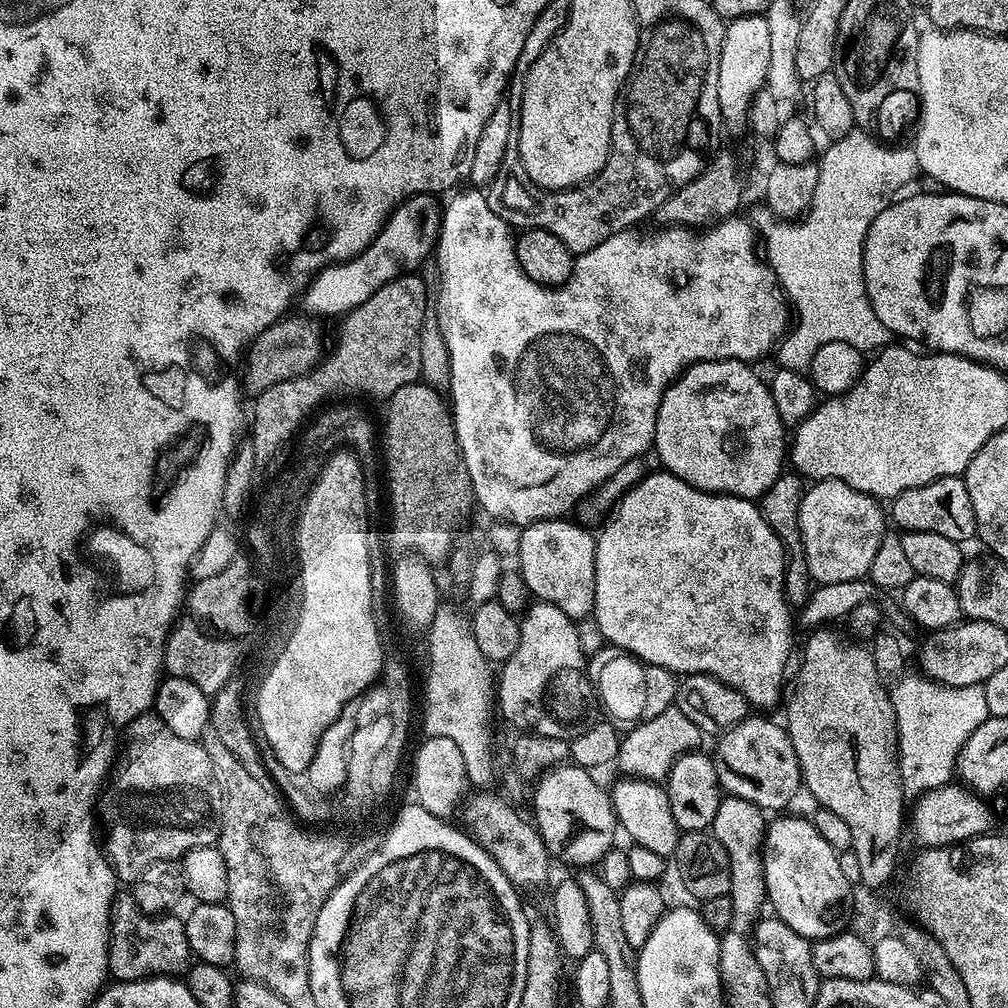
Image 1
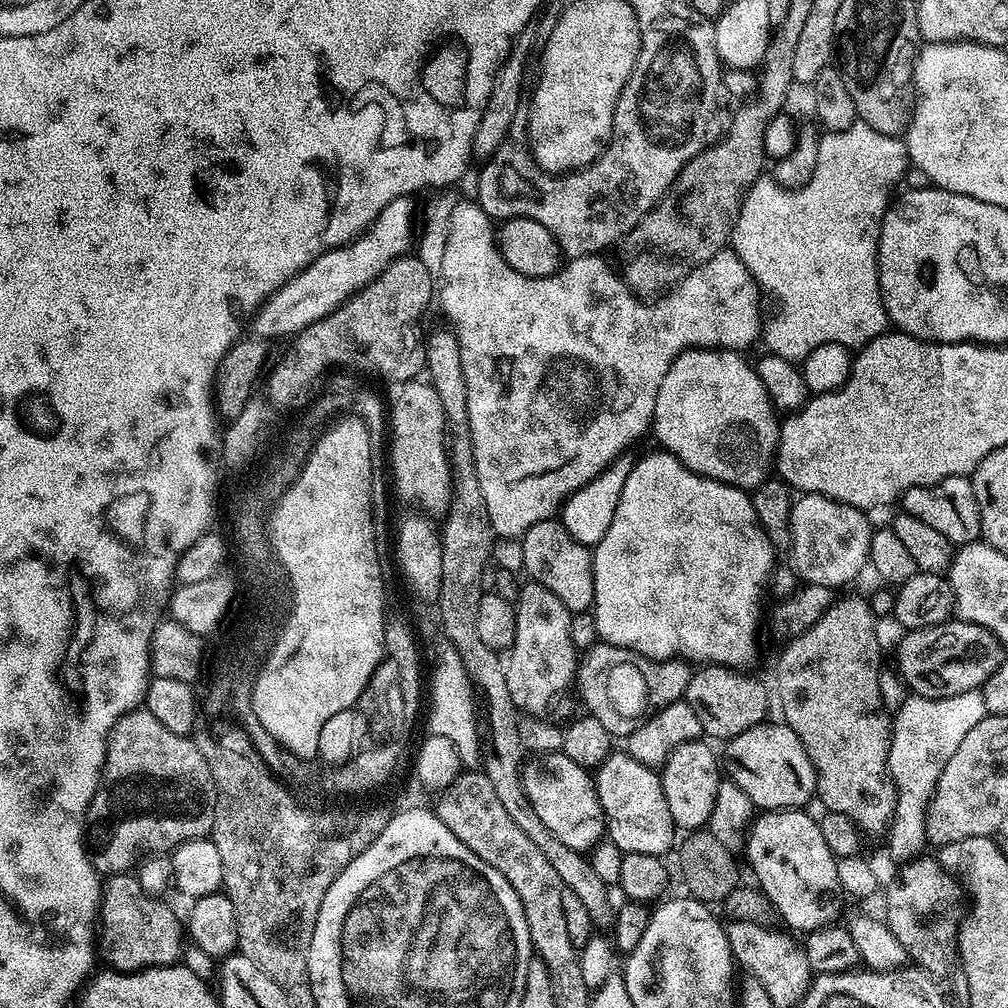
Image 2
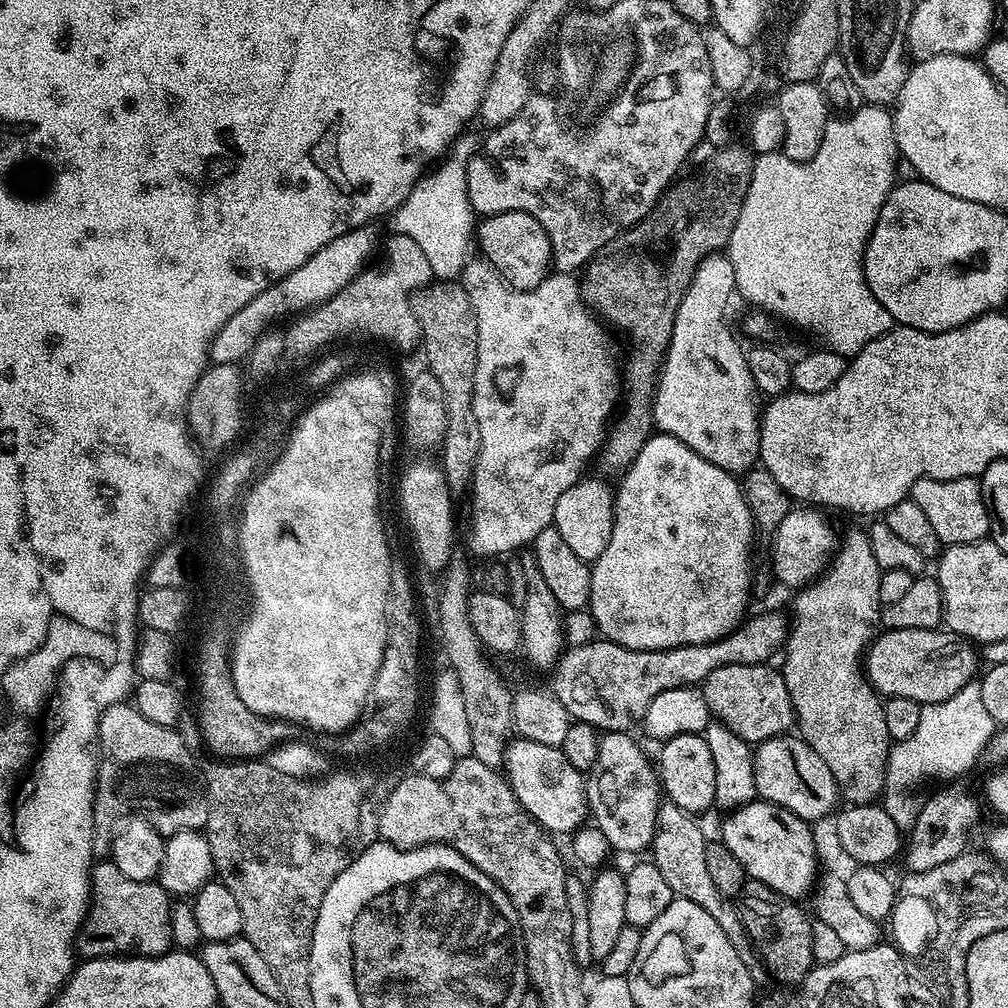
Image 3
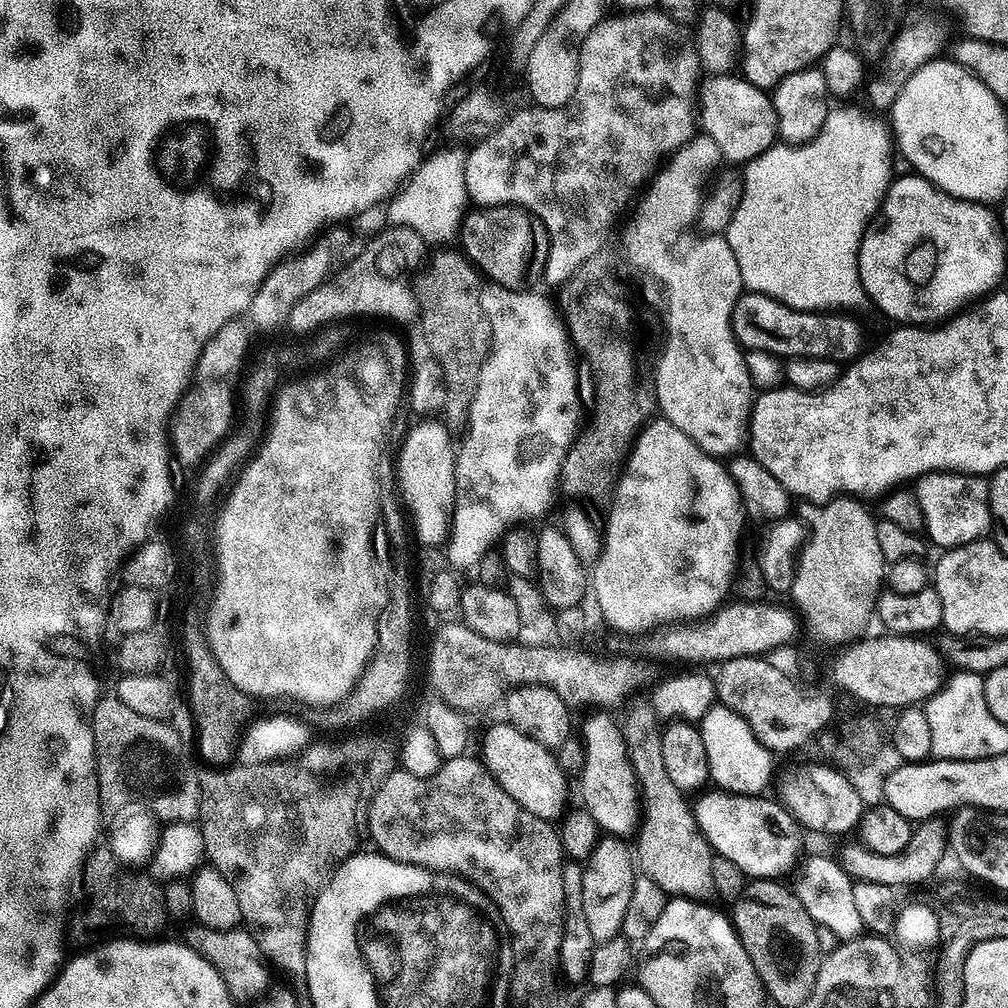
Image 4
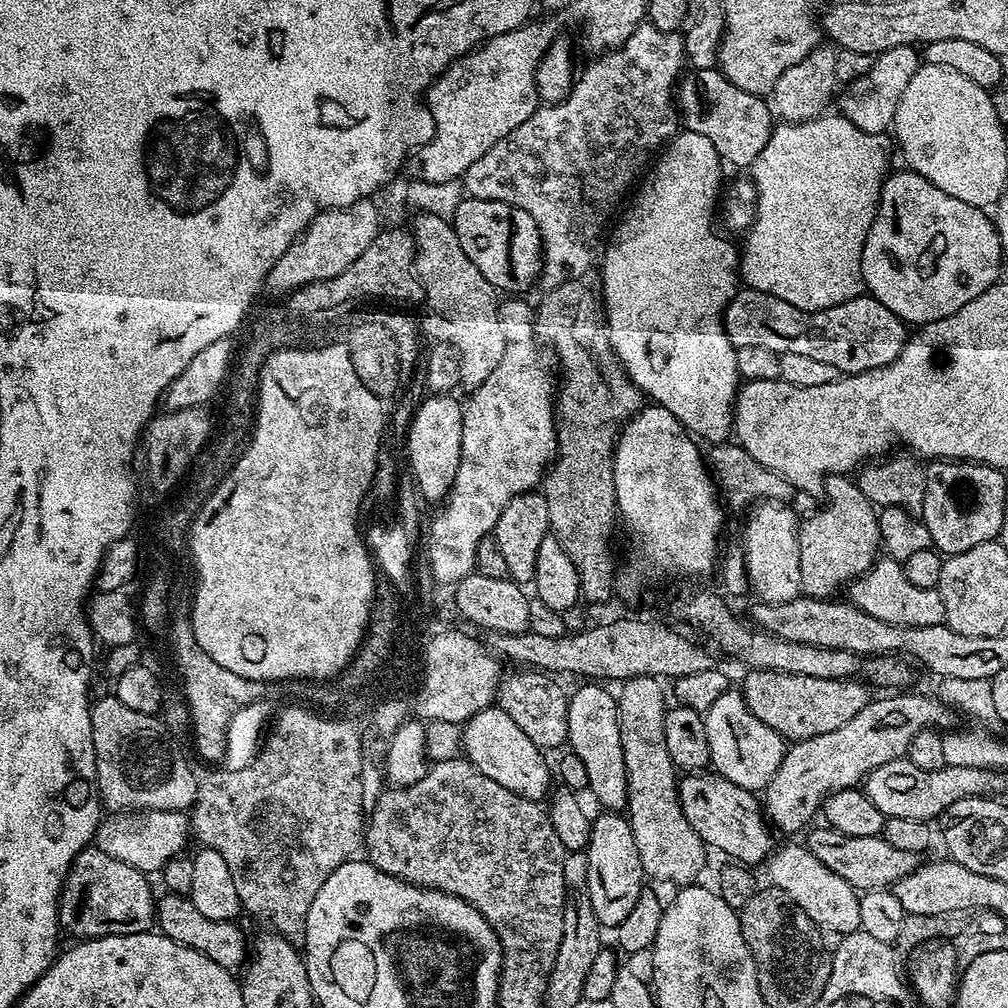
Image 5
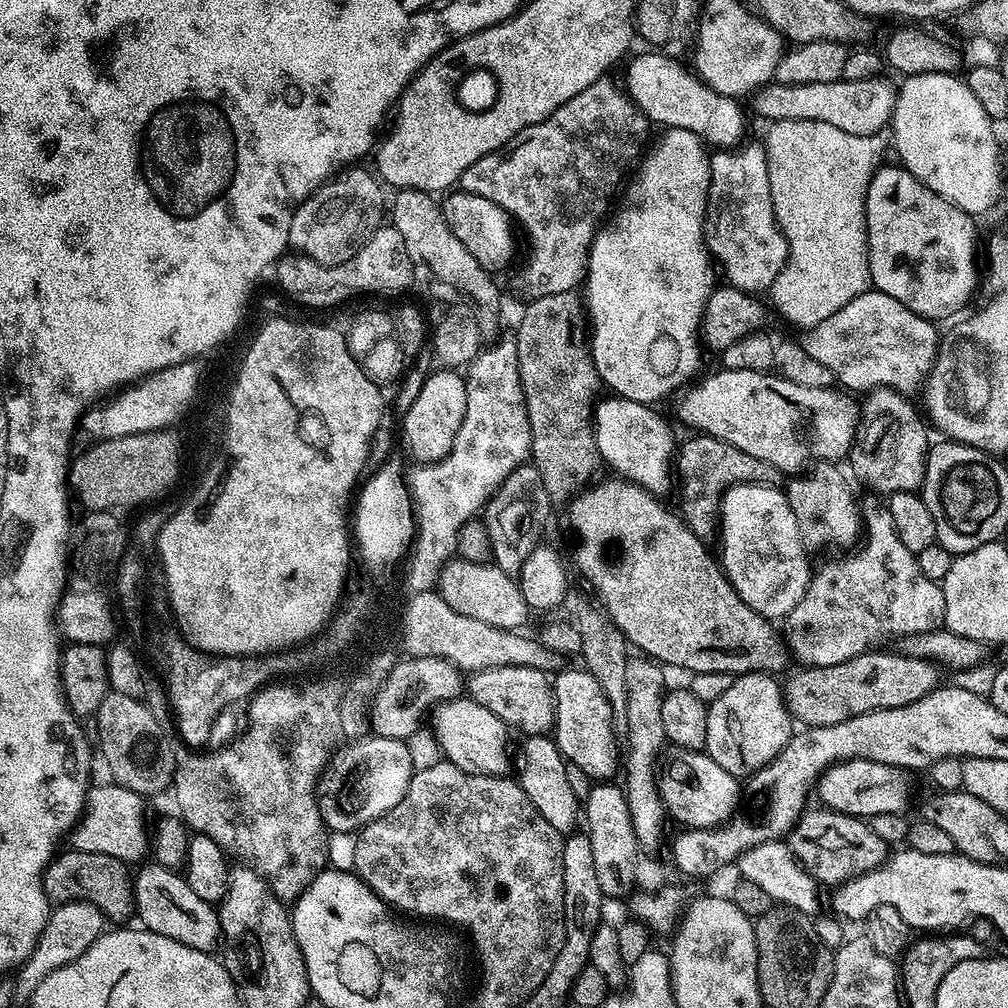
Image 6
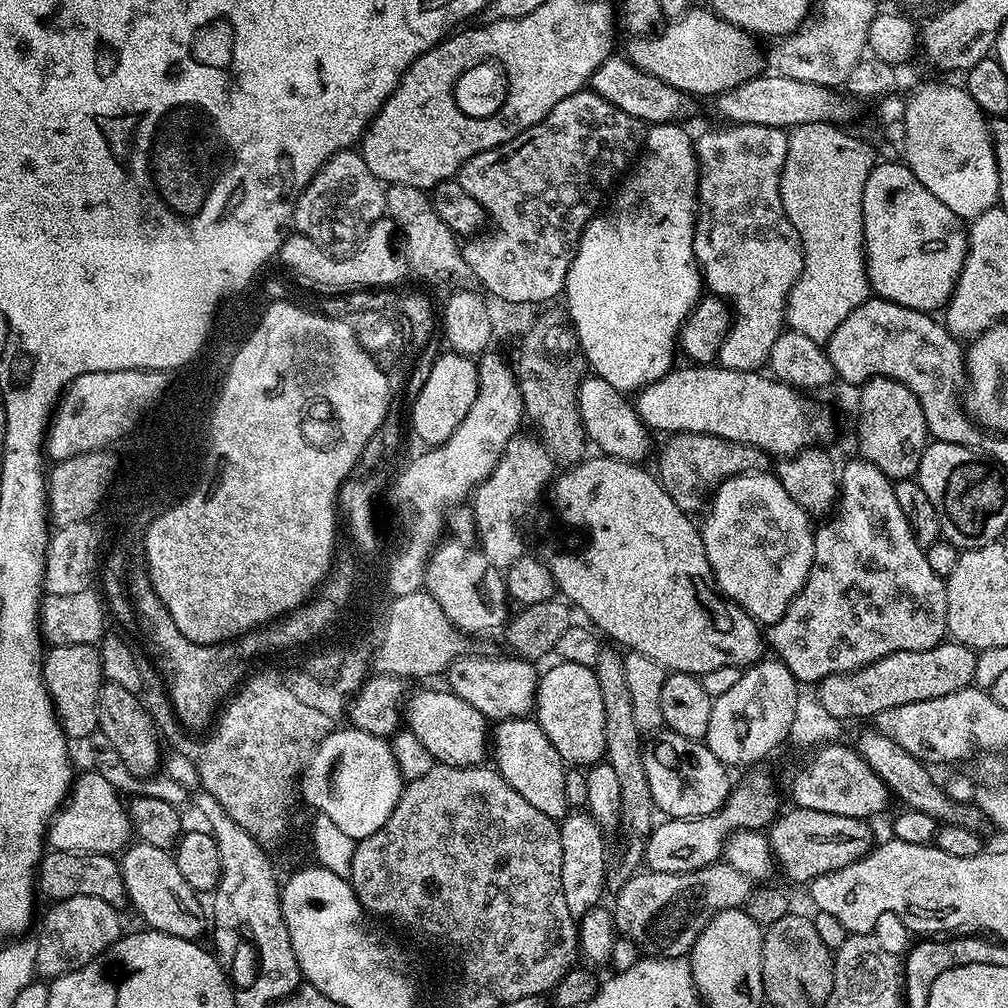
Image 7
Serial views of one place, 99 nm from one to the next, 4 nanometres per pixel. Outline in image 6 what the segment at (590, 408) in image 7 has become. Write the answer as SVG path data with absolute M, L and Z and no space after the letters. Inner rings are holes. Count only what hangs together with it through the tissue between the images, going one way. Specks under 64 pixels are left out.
M615 394L609 400L601 399L594 411L595 438L600 451L600 459L605 465L613 468L617 477L631 480L648 493L661 494L674 484L674 444L672 448L672 428L659 416L651 404L639 404L633 400L623 399Z

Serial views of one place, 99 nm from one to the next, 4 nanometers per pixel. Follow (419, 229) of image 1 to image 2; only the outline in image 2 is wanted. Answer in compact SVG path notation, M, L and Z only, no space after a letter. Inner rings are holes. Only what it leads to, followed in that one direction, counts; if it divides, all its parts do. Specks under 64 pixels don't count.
M410 196L394 198L394 202L390 202L390 206L386 206L386 210L382 210L382 214L378 214L372 225L355 240L322 254L317 260L310 262L306 270L290 278L290 282L283 284L273 296L268 297L266 303L256 309L250 320L251 335L265 342L280 340L283 336L296 336L306 330L306 326L326 318L326 314L342 306L358 289L378 278L378 274L382 274L382 270L386 270L390 262L394 262L399 256L409 255L414 244L412 223L415 220L417 223L418 220L416 202Z

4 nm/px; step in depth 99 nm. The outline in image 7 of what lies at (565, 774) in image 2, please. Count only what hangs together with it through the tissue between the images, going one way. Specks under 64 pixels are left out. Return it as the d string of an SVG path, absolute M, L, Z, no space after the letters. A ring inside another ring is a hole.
M428 688L425 692L416 692L407 697L402 712L407 731L414 734L430 750L437 764L449 764L455 768L475 768L483 765L490 756L490 722L470 702L462 702L453 692L441 690L435 692Z

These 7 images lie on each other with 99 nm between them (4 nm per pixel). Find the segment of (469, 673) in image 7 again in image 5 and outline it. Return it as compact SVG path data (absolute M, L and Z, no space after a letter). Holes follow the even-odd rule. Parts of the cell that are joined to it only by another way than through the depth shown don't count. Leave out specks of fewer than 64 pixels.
M516 670L513 676L505 675L498 689L498 707L510 714L518 725L542 750L563 749L568 742L568 698L569 693L559 684L559 679L539 670Z

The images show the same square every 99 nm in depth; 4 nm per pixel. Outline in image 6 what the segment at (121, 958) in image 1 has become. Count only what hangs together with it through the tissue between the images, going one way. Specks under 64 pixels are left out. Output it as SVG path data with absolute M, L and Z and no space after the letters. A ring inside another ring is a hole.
M61 851L44 870L44 893L49 901L62 905L81 900L96 907L105 921L113 920L116 926L127 925L131 921L128 919L136 916L136 889L129 865L110 858L110 854L67 851Z

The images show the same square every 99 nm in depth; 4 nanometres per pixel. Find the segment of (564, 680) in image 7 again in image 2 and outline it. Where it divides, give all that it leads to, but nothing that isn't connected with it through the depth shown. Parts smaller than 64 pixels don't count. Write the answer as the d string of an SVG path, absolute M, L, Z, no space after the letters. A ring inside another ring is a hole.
M614 750L599 768L595 769L596 793L604 811L604 827L607 839L619 846L621 852L648 854L663 857L672 848L672 839L678 835L676 823L670 818L670 806L666 806L666 794L662 790L660 772L655 767L638 762L627 750Z

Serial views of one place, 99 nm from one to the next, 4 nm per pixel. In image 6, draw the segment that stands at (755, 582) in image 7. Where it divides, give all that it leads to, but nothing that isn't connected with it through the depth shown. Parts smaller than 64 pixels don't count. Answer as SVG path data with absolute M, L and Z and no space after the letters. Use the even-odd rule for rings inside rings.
M765 484L734 486L720 503L719 523L722 527L718 532L721 540L718 556L738 598L768 620L783 621L802 602L802 594L806 594L813 574L787 495L780 488Z

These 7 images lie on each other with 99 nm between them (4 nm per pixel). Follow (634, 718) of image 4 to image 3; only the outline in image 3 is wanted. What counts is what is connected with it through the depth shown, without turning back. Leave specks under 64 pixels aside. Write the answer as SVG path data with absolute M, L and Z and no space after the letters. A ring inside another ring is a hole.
M671 802L661 803L660 813L656 819L656 837L652 839L650 845L650 853L652 852L650 860L662 872L676 898L689 900L702 906L702 910L706 910L706 914L710 914L710 918L714 918L714 922L722 926L722 934L730 938L730 946L738 950L742 962L746 962L750 970L752 979L757 982L763 981L763 976L766 976L766 968L763 963L758 962L752 939L748 937L747 930L742 926L735 903L720 893L718 886L714 886L714 882L710 882L710 874L706 871L708 844L706 839L704 840L703 830L696 825L696 820L695 815L683 812L681 808L674 806Z

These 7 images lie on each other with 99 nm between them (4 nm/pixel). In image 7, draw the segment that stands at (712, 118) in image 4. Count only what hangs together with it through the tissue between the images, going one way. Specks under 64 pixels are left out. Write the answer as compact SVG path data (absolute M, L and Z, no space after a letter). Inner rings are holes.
M613 54L594 70L590 81L591 91L606 98L614 106L621 108L628 116L643 122L645 125L667 124L679 121L680 115L688 108L689 97L674 86L646 74L638 66L634 66L623 55Z

